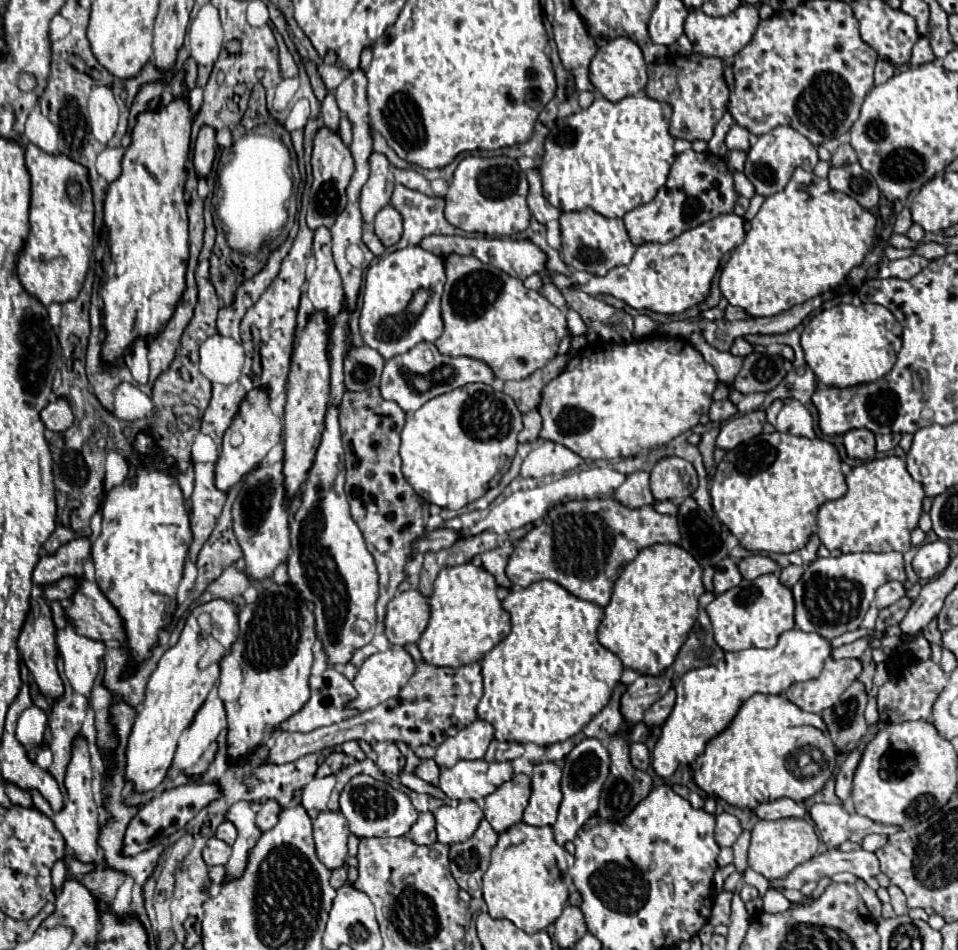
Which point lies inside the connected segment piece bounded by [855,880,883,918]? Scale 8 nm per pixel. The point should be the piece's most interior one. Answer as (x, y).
(869, 897)

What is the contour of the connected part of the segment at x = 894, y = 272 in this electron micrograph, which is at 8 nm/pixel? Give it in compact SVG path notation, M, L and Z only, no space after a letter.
M913 254L913 256L909 256L909 258L889 262L887 266L889 266L889 270L891 270L891 276L901 278L901 280L909 280L909 278L913 278L915 274L919 274L927 264L929 264L927 258Z

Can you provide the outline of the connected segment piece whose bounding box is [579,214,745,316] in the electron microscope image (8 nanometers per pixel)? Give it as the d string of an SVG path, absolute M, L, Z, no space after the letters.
M737 214L717 216L693 230L683 232L667 244L641 244L633 260L625 266L617 266L607 276L595 276L579 290L597 296L611 294L635 310L653 310L659 314L681 314L687 308L705 300L711 288L711 280L719 268L723 254L731 252L745 240L743 218Z

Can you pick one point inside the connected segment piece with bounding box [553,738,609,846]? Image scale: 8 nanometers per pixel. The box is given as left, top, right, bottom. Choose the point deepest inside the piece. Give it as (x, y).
(586, 767)

